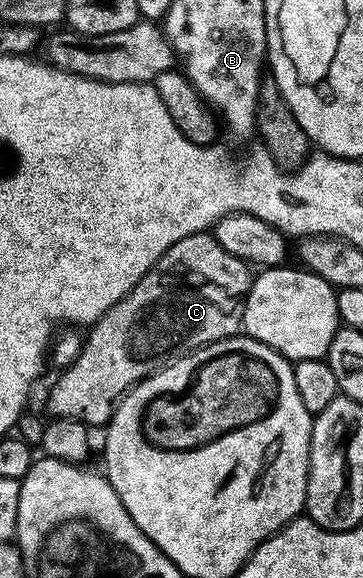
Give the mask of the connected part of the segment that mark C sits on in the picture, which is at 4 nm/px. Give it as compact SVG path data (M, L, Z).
M208 233L182 237L96 323L83 340L78 357L63 368L48 391L49 416L76 419L89 428L103 428L118 400L135 383L176 359L211 343L231 339L242 327L243 296L252 286L249 268L234 253L226 253Z

